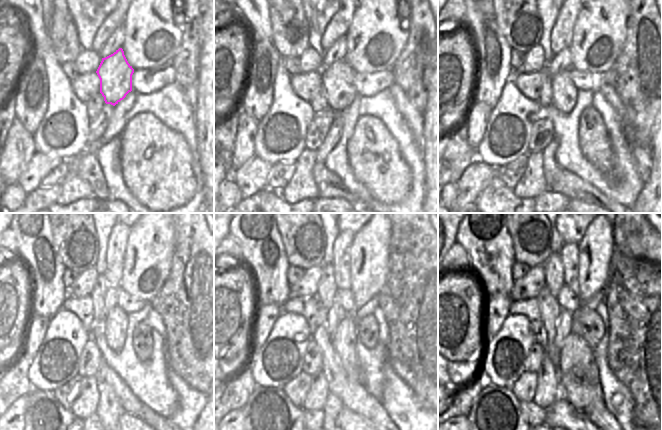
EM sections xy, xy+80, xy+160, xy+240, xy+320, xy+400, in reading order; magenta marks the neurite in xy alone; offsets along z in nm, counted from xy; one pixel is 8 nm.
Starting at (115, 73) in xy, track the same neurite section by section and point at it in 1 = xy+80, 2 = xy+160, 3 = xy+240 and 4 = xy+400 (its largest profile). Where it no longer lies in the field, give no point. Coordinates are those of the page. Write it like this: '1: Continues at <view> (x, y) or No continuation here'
1: Continues at xy+80 (338, 78)
2: Continues at xy+160 (564, 93)
3: Continues at xy+240 (116, 321)
4: Continues at xy+400 (578, 374).

